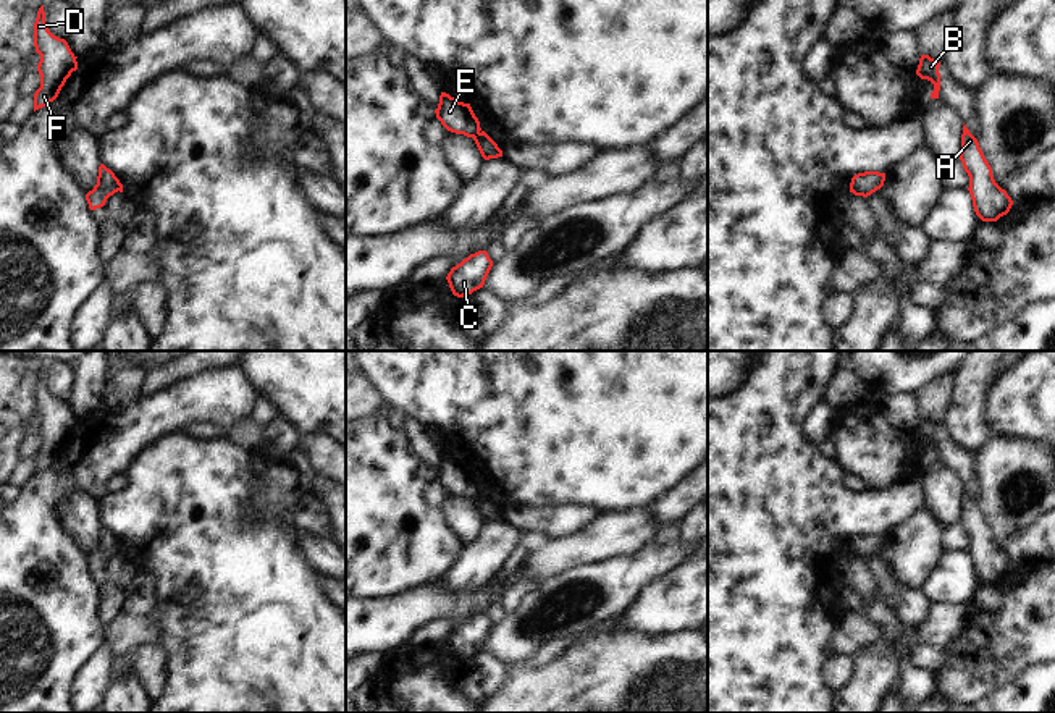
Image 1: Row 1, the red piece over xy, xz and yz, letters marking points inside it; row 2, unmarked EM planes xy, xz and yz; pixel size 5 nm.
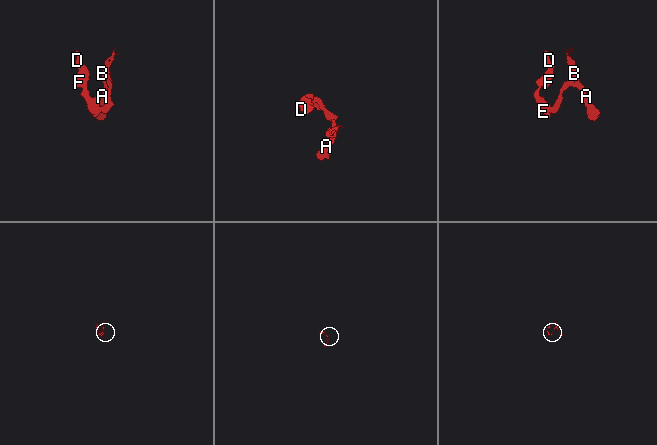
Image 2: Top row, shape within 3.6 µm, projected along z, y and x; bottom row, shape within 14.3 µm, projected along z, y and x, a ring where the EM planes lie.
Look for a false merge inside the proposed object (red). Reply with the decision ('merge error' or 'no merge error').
merge error

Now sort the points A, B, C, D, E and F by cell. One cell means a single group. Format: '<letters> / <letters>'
A B C / D E F

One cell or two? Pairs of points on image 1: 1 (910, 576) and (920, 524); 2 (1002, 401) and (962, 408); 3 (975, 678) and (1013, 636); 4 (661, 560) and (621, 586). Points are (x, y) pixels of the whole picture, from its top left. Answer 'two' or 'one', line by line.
1: one
2: two
3: one
4: one

